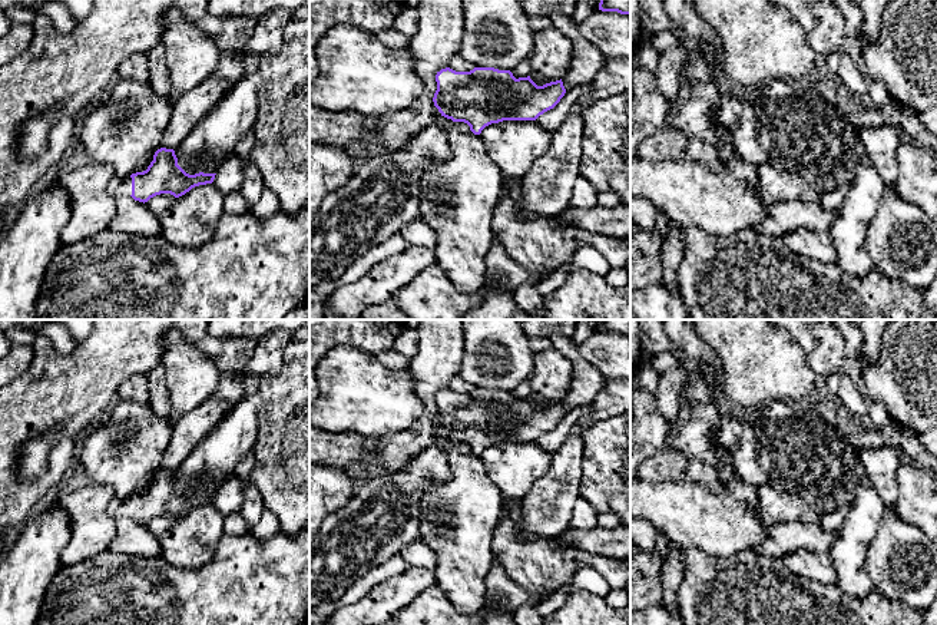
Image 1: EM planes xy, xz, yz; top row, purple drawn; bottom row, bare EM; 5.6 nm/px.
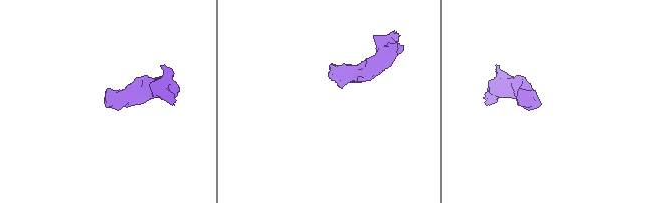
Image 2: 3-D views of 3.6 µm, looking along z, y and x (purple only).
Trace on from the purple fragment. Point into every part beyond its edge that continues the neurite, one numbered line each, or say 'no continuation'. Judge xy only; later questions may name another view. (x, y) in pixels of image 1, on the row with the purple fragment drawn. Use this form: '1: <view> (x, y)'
1: xy (118, 185)

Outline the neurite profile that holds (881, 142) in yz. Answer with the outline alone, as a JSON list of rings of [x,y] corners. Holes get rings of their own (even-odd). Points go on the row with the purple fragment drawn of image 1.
[[[891,125],[871,126],[858,130],[865,155],[873,162],[885,186],[898,181],[897,149],[901,143],[898,130]]]

